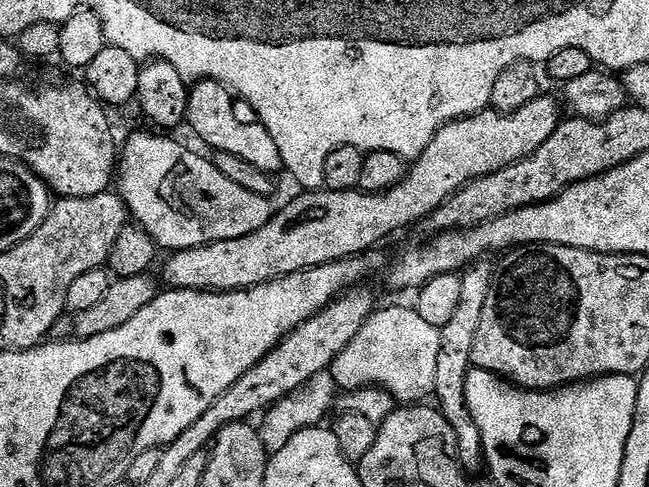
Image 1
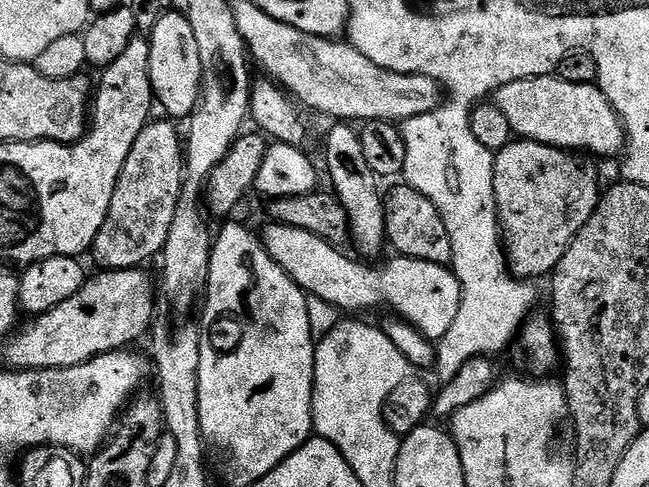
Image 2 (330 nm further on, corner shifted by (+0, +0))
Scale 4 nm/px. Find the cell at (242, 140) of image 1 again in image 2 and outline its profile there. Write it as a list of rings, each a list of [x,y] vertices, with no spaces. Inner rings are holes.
[[[173,10],[160,16],[153,26],[148,40],[150,46],[150,82],[157,105],[169,112],[167,115],[191,117],[200,100],[200,79],[202,62],[198,58],[198,42],[194,39],[194,29],[190,27],[183,11]]]

